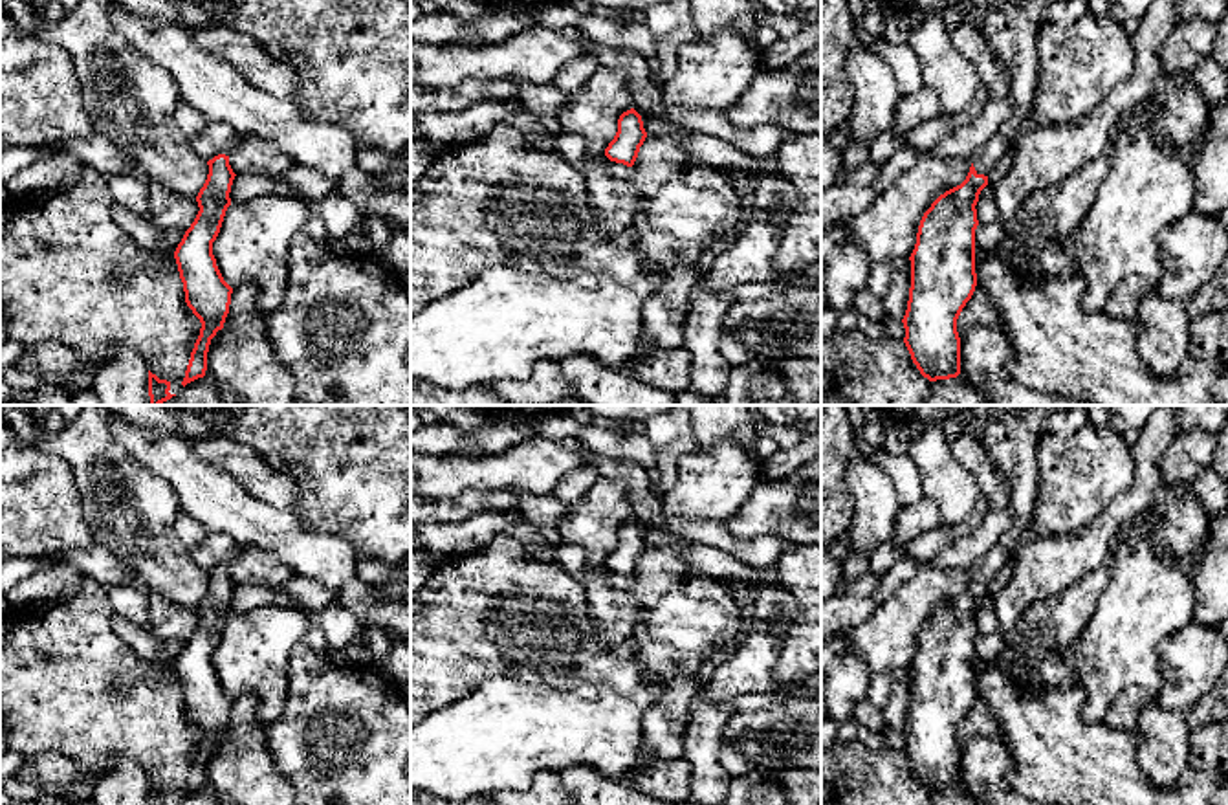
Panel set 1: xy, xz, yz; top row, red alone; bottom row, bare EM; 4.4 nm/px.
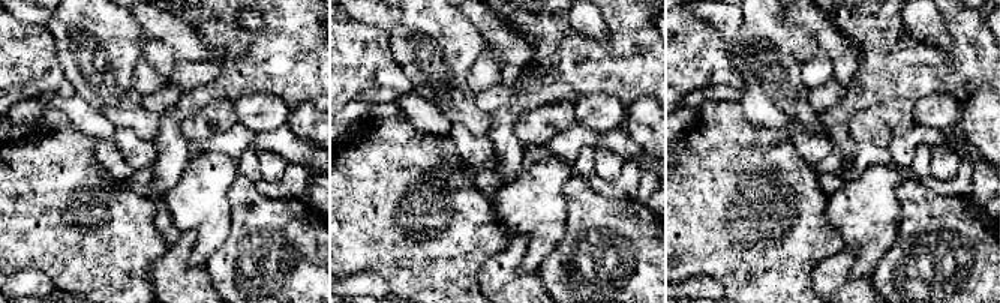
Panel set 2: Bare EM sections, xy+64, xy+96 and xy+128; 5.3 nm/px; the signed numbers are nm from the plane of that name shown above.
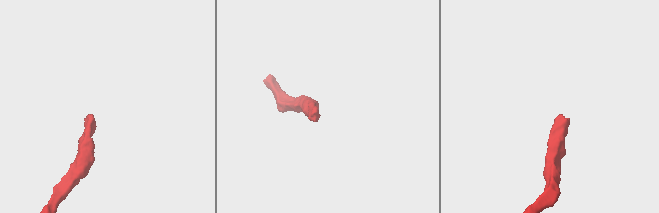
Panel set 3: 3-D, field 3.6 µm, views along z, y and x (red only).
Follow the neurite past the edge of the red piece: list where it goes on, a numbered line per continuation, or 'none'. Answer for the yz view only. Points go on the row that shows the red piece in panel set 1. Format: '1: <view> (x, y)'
1: yz (1010, 26)

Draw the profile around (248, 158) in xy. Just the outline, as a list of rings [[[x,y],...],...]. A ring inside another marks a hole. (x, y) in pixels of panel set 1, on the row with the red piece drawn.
[[[257,138],[240,141],[229,156],[235,174],[257,174],[275,178],[293,165],[293,161],[279,152],[271,143]]]

